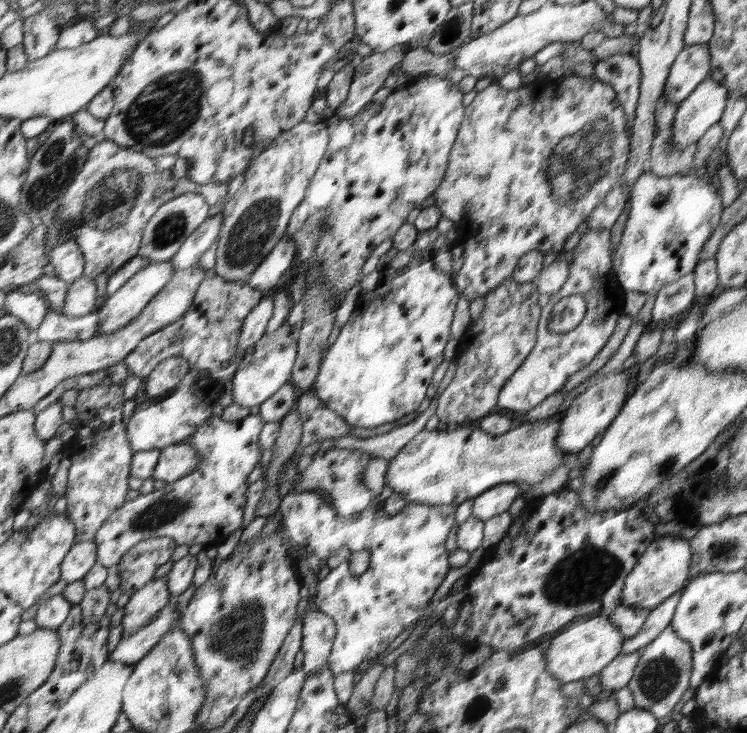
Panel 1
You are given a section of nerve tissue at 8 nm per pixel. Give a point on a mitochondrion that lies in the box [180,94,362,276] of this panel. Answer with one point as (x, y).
(245, 242)

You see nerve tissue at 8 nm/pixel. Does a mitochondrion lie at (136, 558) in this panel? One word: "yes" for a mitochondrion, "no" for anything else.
yes

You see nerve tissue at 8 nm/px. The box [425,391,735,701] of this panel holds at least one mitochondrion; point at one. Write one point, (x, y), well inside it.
(597, 567)

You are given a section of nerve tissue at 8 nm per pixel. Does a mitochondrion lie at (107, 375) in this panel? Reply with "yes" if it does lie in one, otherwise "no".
no

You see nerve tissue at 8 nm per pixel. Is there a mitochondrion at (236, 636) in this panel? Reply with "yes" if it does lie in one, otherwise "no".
yes

